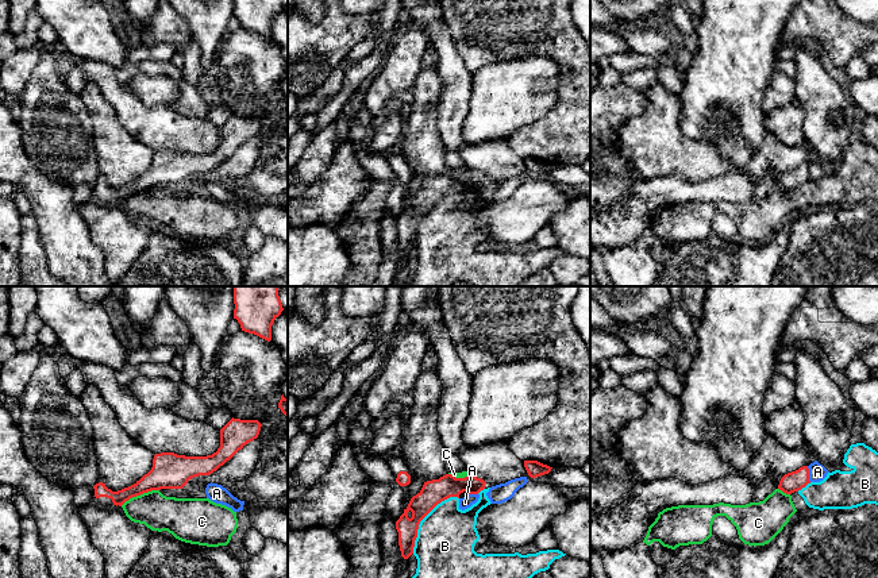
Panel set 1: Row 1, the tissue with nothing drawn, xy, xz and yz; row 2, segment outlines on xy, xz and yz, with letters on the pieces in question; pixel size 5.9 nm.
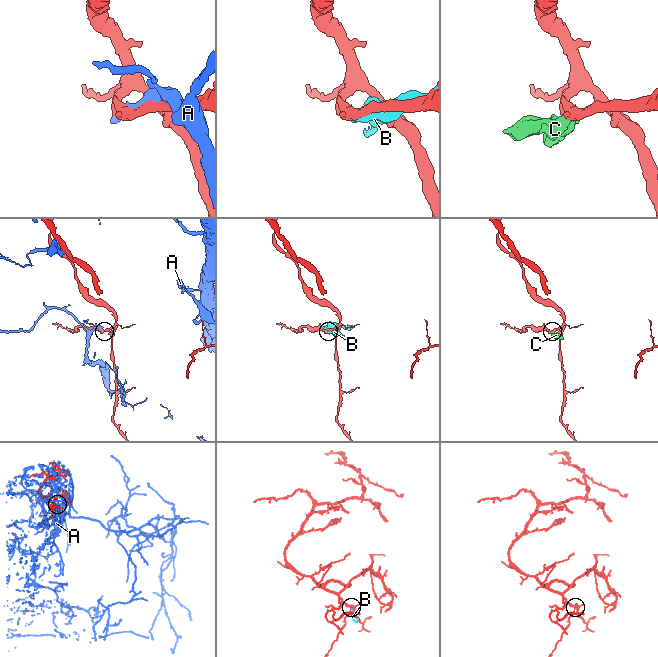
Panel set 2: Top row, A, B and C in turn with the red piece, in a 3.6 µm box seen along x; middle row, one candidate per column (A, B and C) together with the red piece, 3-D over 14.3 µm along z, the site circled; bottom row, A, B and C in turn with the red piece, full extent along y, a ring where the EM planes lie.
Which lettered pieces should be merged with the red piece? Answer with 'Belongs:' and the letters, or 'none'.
Belongs: none

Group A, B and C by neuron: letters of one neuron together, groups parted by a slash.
A / B C

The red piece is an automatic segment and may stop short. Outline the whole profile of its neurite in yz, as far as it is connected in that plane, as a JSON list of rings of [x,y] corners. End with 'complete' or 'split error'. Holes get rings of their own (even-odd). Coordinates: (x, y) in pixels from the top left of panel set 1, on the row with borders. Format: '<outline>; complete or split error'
[[[802,466],[796,471],[785,474],[779,481],[778,489],[786,494],[792,494],[801,490],[808,483],[810,483],[809,469],[808,466]]]; complete

